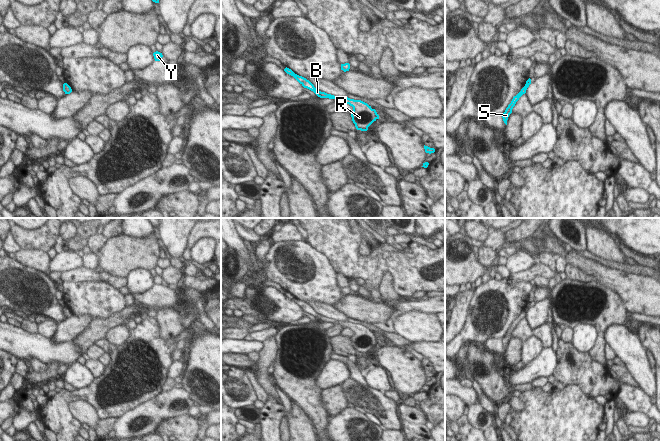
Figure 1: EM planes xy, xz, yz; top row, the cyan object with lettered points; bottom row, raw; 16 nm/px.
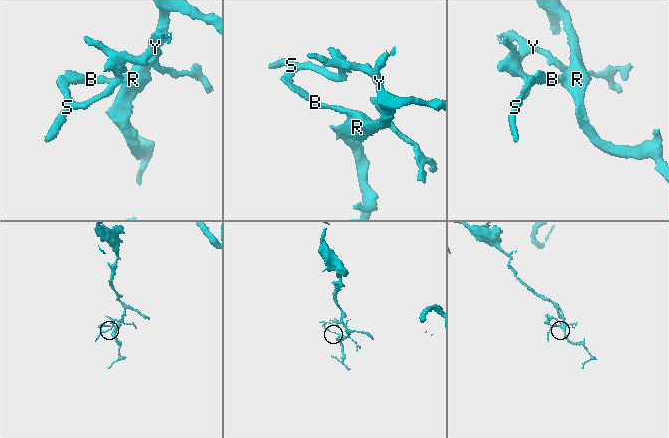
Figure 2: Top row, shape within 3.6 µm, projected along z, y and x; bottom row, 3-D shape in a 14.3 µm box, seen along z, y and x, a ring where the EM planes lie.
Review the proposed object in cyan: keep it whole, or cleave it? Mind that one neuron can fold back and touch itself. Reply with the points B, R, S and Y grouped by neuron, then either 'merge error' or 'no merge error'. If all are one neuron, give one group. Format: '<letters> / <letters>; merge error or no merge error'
B R / S Y; merge error

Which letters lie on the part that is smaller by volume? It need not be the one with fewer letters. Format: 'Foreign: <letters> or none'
Foreign: S, Y

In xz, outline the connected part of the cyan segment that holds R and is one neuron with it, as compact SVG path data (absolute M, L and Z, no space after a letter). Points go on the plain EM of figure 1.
M297 298L292 299L304 312L307 312L313 315L320 322L329 322L340 324L343 328L349 328L353 331L353 335L351 337L352 345L355 348L357 354L367 355L368 351L377 343L379 343L379 339L377 338L375 333L372 333L367 327L361 324L354 324L348 321L339 321L331 318L327 318L325 316L321 316L317 314L314 309L307 304L306 302L299 300Z

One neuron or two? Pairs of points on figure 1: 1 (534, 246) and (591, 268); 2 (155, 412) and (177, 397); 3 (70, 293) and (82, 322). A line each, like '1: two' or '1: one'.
1: two
2: one
3: two

